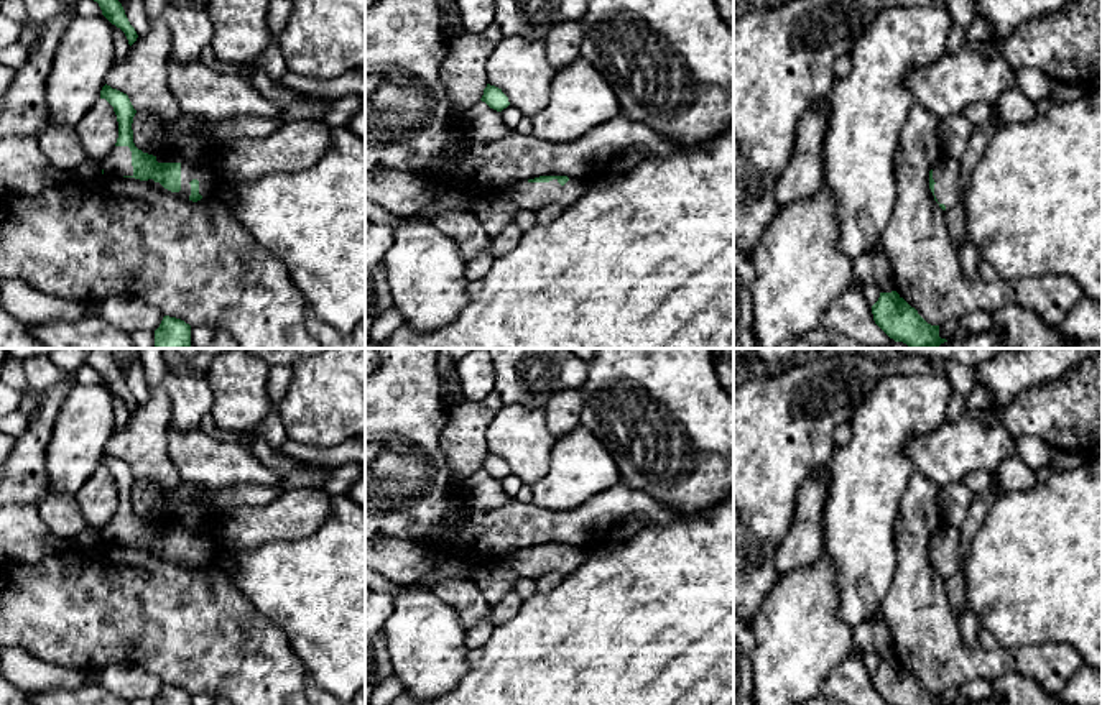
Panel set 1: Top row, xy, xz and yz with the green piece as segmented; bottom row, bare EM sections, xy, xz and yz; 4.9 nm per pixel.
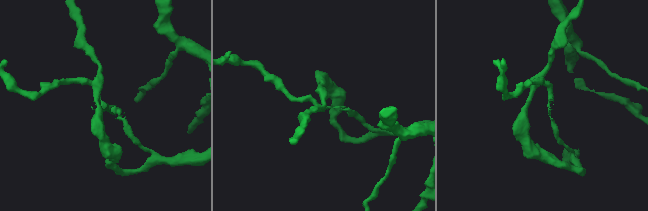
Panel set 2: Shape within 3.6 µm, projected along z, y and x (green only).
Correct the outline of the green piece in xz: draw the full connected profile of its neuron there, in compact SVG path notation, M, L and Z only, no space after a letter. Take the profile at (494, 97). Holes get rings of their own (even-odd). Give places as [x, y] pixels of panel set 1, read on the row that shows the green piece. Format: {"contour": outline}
{"contour": "M487 84L482 99L461 115L464 133L480 143L492 143L505 136L510 130L500 112L508 105L508 97L502 89Z"}

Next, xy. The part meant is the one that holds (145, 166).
{"contour": "M105 84L100 99L113 107L118 122L115 148L100 161L102 174L148 181L164 192L178 194L192 202L215 194L222 182L212 154L201 163L186 163L143 153L133 143L132 123L137 110L128 95Z"}

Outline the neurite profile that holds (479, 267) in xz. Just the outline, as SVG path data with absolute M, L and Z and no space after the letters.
M488 245L465 265L467 281L472 283L484 278L490 271L493 260L495 255L492 253L492 247Z

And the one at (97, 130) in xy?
M99 99L74 125L74 131L87 156L100 163L115 148L118 138L113 107L105 99Z

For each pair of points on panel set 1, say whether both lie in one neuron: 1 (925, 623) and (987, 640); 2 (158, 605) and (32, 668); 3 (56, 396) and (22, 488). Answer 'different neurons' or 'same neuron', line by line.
1: different neurons
2: different neurons
3: same neuron

